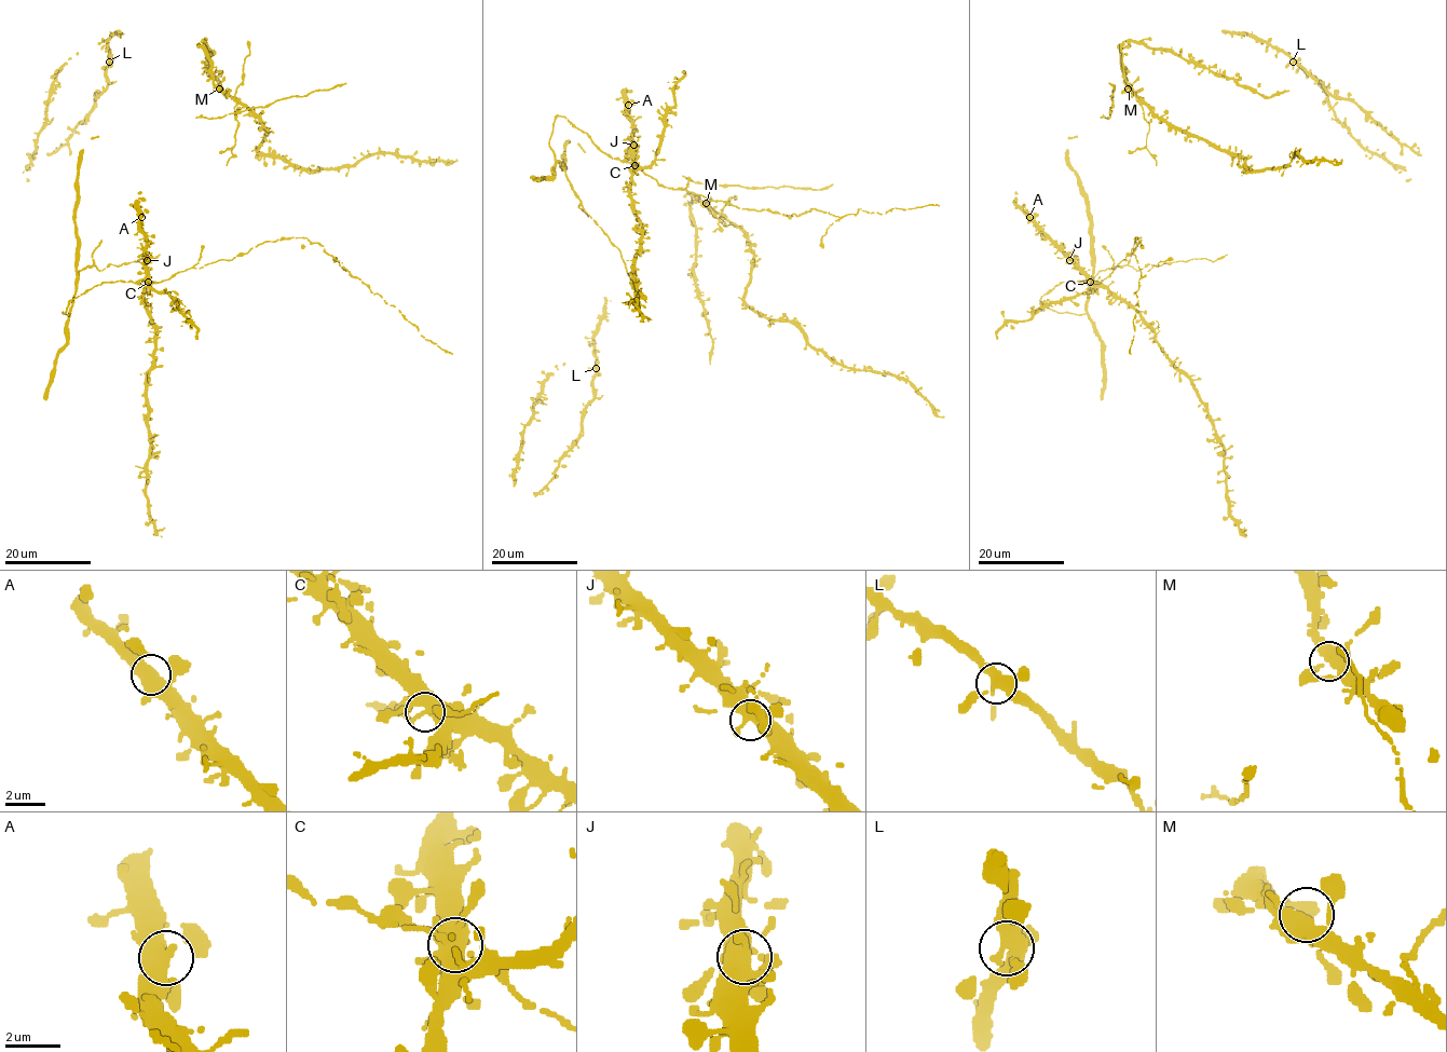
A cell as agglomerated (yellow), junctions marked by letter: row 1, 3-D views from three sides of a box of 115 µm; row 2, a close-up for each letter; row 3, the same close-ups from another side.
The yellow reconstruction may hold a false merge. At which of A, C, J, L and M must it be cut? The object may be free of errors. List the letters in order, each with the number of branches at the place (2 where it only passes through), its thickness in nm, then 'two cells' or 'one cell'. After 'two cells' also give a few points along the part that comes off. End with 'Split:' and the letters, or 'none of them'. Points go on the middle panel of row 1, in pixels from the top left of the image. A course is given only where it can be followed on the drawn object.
A: branches 4; calibre 380 nm; one cell
C: branches 5; calibre 380 nm; one cell
J: branches 5; calibre 400 nm; one cell
L: branches 4; calibre 400 nm; one cell
M: branches 5; calibre 440 nm; one cell
Split: none of them

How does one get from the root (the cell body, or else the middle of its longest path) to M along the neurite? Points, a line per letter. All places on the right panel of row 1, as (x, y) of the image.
M: (1156, 165), (1146, 148), (1149, 125), (1138, 99), (1128, 89)

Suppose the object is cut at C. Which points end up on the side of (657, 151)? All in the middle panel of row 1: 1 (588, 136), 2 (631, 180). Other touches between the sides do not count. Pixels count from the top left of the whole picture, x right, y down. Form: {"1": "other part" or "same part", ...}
{"1": "other part", "2": "same part"}

